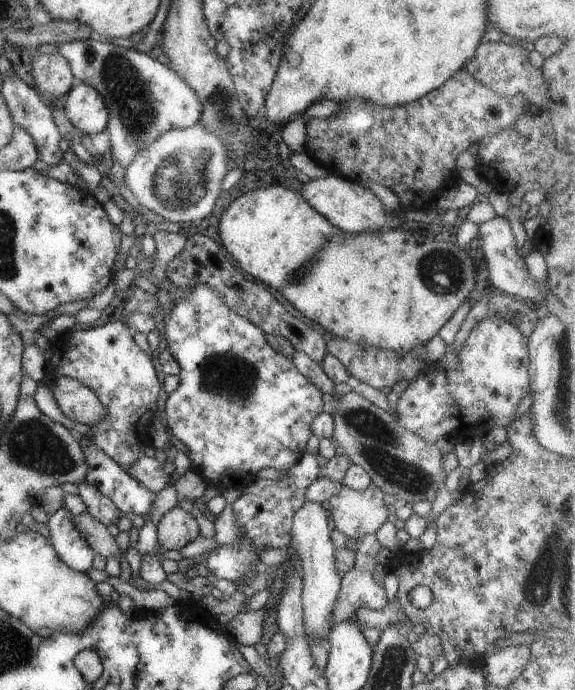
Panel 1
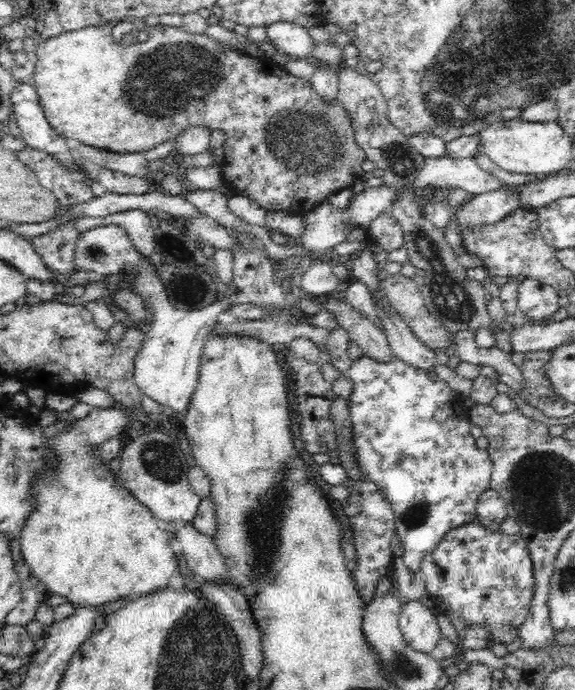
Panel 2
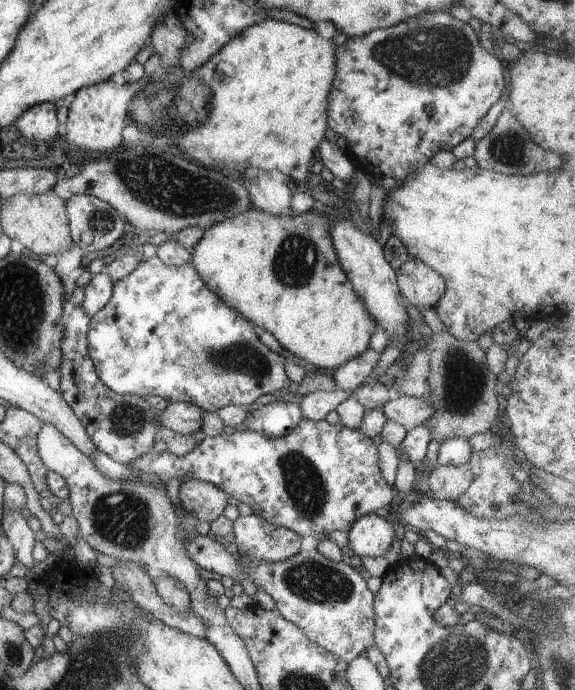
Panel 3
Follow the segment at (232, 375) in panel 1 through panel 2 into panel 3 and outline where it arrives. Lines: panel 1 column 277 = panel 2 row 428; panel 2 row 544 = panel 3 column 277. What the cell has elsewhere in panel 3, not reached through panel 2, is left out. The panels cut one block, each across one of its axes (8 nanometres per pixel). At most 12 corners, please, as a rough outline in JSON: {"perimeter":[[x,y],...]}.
{"perimeter":[[277,401],[248,412],[247,428],[283,437],[303,419],[300,405]]}

